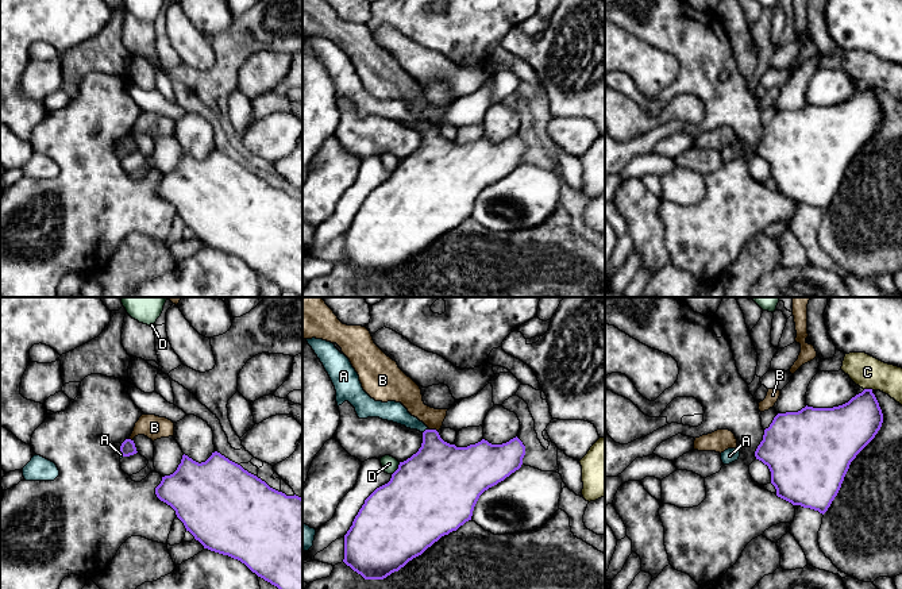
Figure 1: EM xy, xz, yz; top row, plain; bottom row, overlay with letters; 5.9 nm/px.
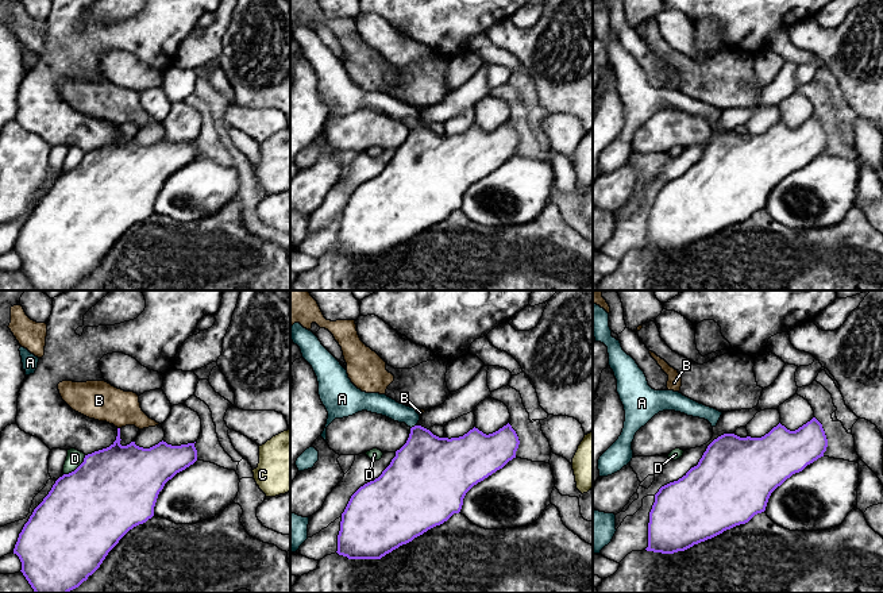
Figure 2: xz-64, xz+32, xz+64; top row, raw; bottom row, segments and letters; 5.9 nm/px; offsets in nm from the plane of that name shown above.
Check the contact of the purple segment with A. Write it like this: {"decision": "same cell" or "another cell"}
{"decision": "same cell"}

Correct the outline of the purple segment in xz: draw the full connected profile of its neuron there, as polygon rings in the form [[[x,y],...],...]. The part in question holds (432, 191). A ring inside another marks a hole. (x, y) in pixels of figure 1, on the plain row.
[[[316,35],[307,39],[335,84],[338,104],[348,99],[359,116],[379,115],[423,131],[419,149],[400,159],[390,178],[377,185],[365,197],[344,232],[343,259],[365,277],[383,277],[421,253],[442,234],[471,217],[479,193],[521,165],[525,143],[517,134],[502,142],[492,142],[485,136],[467,145],[450,142],[436,127],[429,127],[412,113],[401,100],[382,100],[371,96],[363,88],[350,57],[334,41]]]

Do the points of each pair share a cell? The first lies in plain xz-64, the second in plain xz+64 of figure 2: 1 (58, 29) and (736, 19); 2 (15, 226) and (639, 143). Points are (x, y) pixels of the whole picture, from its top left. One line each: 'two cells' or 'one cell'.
1: one cell
2: two cells

